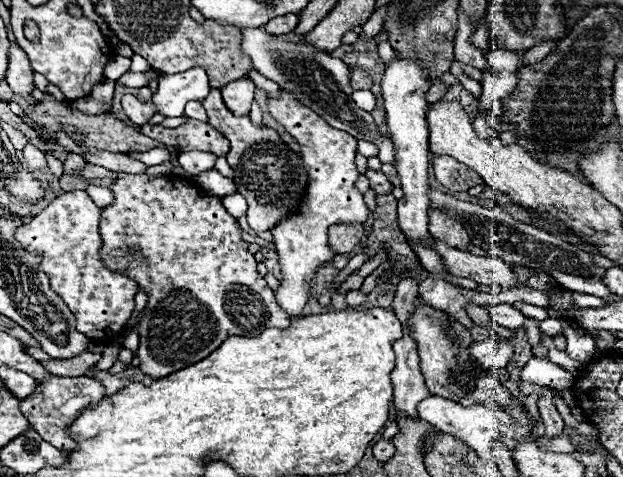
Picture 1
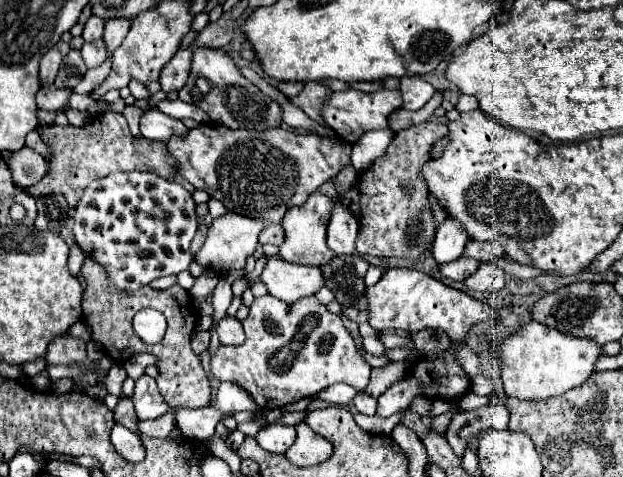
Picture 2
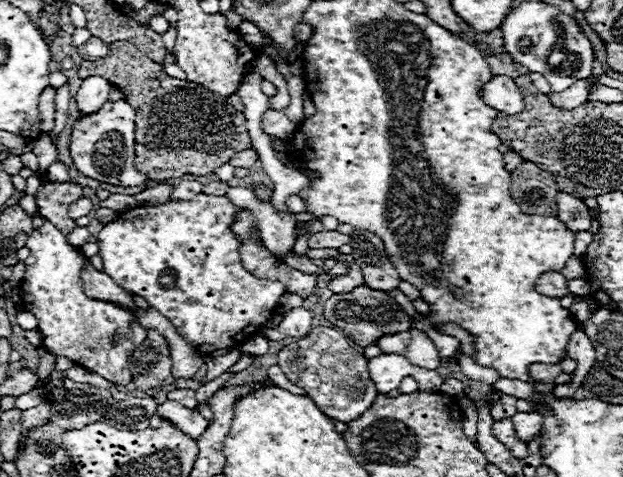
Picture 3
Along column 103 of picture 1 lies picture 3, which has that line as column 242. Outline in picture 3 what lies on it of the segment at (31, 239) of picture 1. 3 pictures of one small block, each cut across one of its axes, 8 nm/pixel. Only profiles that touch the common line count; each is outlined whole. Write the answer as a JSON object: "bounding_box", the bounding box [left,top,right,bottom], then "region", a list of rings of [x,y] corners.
{"bounding_box":[96,194,286,354],"region":[[[198,194],[196,200],[172,200],[122,212],[96,236],[104,272],[112,276],[112,280],[116,280],[116,284],[120,284],[124,290],[144,296],[152,308],[172,320],[178,334],[198,352],[209,354],[222,348],[238,346],[240,340],[236,340],[236,334],[248,328],[254,332],[264,322],[268,322],[272,310],[278,304],[278,298],[286,292],[282,282],[256,278],[242,266],[242,242],[230,230],[230,224],[238,212],[240,208],[234,206],[226,196],[210,194]]]}

